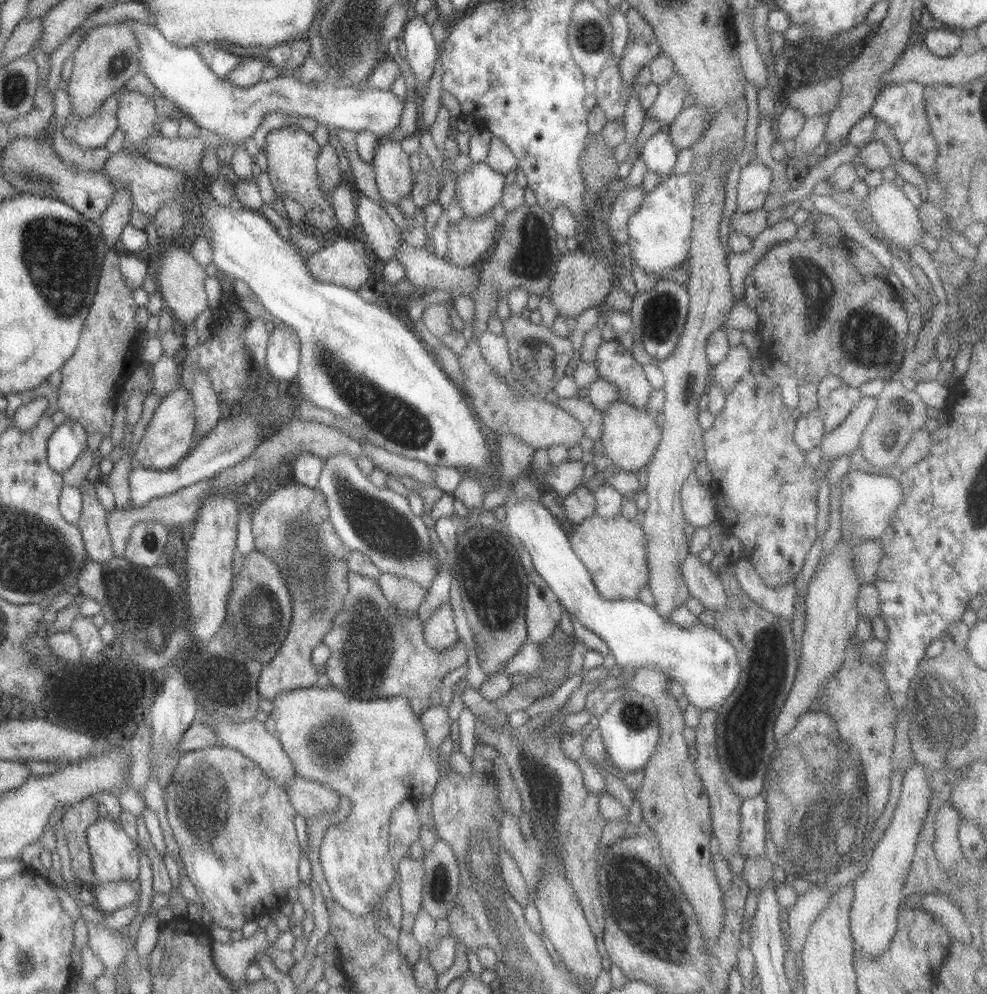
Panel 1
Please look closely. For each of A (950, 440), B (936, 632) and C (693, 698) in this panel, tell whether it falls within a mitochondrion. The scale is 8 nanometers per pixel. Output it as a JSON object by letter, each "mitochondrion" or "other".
{"A":"other","B":"other","C":"other"}

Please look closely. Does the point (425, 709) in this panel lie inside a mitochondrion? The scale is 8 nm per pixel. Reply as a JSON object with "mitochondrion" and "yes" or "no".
{"mitochondrion":"no"}

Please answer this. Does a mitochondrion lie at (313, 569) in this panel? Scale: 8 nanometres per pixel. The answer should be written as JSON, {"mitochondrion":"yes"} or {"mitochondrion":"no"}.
{"mitochondrion":"yes"}

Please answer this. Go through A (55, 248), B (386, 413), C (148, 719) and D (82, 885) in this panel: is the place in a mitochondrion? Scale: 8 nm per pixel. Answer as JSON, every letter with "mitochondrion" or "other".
{"A":"mitochondrion","B":"mitochondrion","C":"other","D":"other"}

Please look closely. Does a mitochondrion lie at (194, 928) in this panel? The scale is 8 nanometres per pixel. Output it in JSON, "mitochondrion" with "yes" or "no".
{"mitochondrion":"no"}

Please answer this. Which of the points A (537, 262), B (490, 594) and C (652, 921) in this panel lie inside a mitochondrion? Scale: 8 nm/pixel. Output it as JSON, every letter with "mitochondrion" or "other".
{"A":"mitochondrion","B":"mitochondrion","C":"mitochondrion"}

